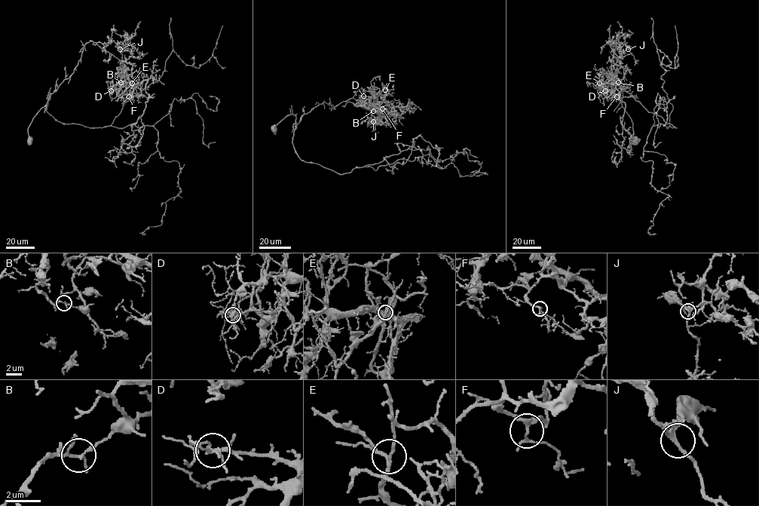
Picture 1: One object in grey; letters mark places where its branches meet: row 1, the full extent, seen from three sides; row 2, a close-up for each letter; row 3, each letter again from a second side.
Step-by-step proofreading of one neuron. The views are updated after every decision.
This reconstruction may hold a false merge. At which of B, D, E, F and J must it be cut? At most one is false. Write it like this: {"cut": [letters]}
{"cut": ["B"]}

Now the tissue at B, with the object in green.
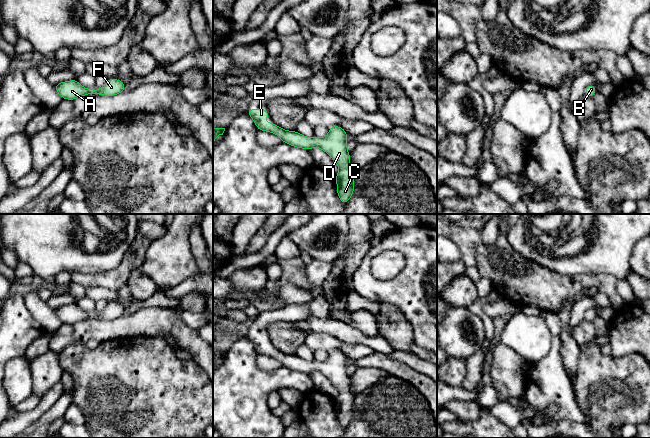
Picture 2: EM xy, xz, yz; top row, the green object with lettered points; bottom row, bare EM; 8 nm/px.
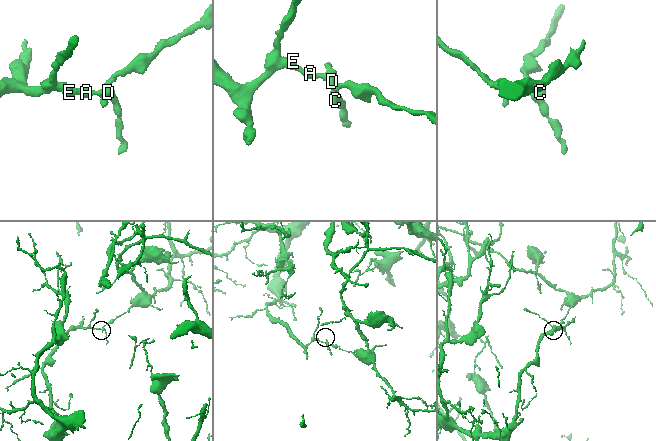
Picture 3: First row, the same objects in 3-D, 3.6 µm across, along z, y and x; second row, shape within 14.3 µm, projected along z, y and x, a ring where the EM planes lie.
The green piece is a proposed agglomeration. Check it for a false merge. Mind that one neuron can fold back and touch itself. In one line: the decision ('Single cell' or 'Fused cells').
Fused cells

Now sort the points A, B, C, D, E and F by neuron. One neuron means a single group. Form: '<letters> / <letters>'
A B E / C D F

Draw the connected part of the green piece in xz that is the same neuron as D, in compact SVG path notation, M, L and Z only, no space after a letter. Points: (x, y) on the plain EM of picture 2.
M331 350L329 357L317 362L317 372L325 375L339 390L336 398L337 418L341 427L345 428L354 416L354 396L350 393L350 376L347 375L346 355L340 350Z

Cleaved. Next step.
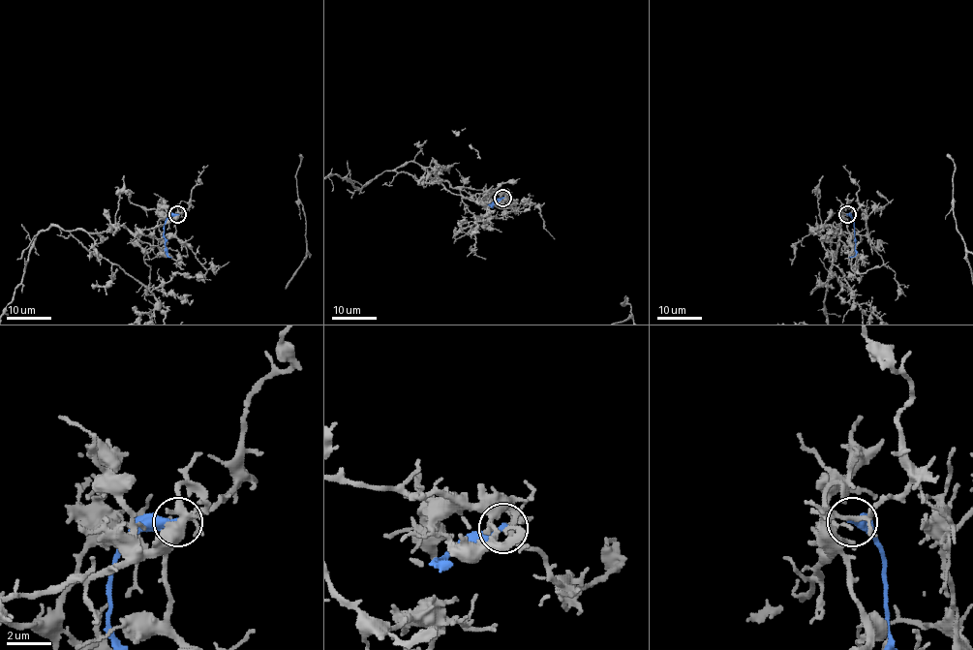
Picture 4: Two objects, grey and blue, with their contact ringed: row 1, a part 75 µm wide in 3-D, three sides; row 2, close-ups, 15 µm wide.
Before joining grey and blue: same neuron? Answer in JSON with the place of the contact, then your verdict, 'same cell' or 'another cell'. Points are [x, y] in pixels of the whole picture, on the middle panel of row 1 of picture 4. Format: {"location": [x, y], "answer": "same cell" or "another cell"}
{"location": [502, 198], "answer": "another cell"}

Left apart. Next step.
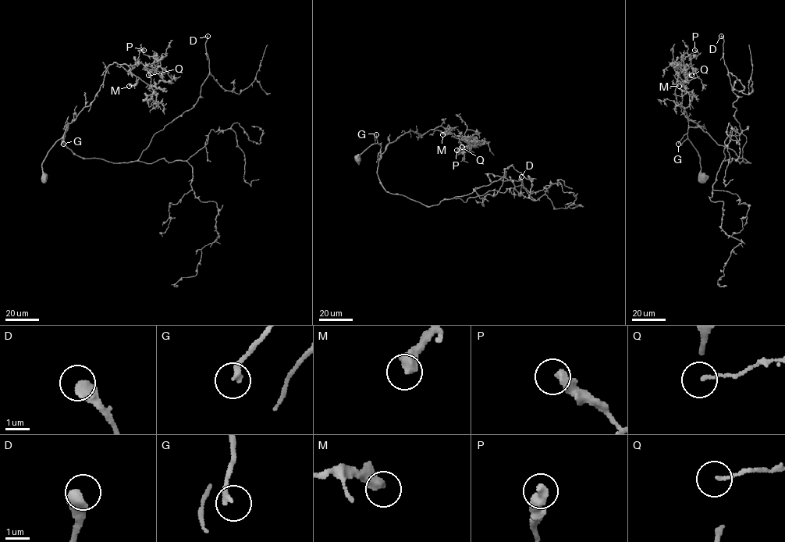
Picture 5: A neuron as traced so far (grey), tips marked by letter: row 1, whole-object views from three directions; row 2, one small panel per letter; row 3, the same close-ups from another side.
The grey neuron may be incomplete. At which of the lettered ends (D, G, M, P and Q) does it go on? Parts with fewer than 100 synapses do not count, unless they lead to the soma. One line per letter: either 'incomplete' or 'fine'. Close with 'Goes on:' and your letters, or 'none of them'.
D: incomplete
G: fine
M: fine
P: fine
Q: fine
Goes on: D

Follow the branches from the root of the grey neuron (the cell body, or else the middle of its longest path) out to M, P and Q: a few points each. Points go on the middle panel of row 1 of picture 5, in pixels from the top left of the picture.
M: (357, 158), (374, 144), (382, 154), (411, 130), (420, 136), (431, 130), (449, 130), (442, 134)
P: (357, 158), (371, 144), (381, 154), (405, 133), (421, 136), (439, 126), (469, 147), (456, 150)
Q: (357, 158), (371, 144), (381, 154), (405, 133), (421, 136), (439, 126), (466, 140), (462, 147)

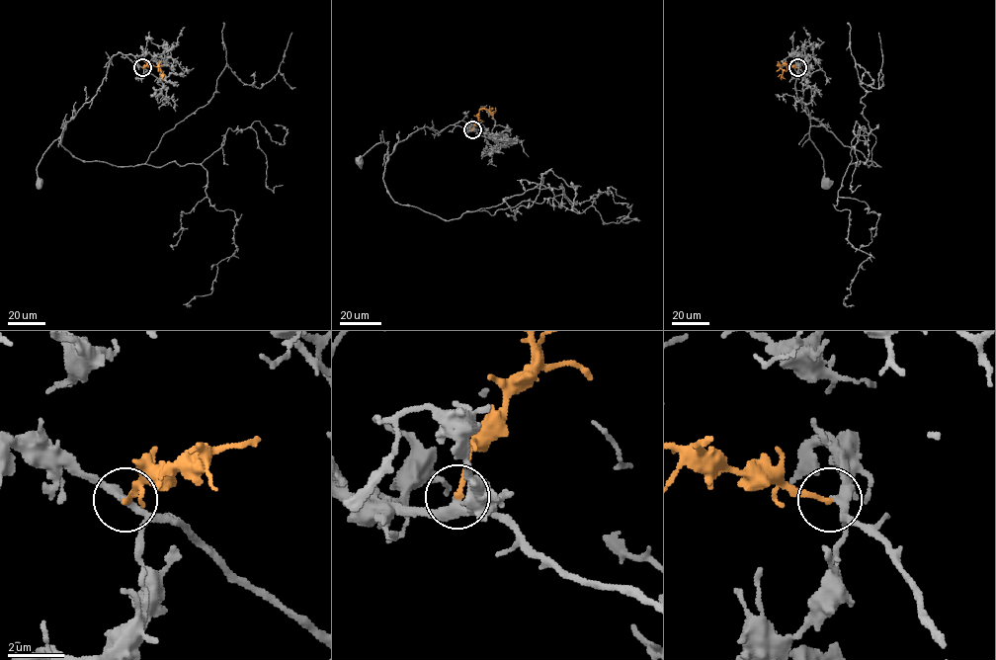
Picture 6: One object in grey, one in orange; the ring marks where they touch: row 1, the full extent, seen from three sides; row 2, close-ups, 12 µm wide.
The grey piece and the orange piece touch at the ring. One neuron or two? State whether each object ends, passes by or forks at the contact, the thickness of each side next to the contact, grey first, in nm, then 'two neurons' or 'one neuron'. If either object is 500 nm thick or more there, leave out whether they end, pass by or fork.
grey passes by | orange ends | 280/180 nm | one neuron

